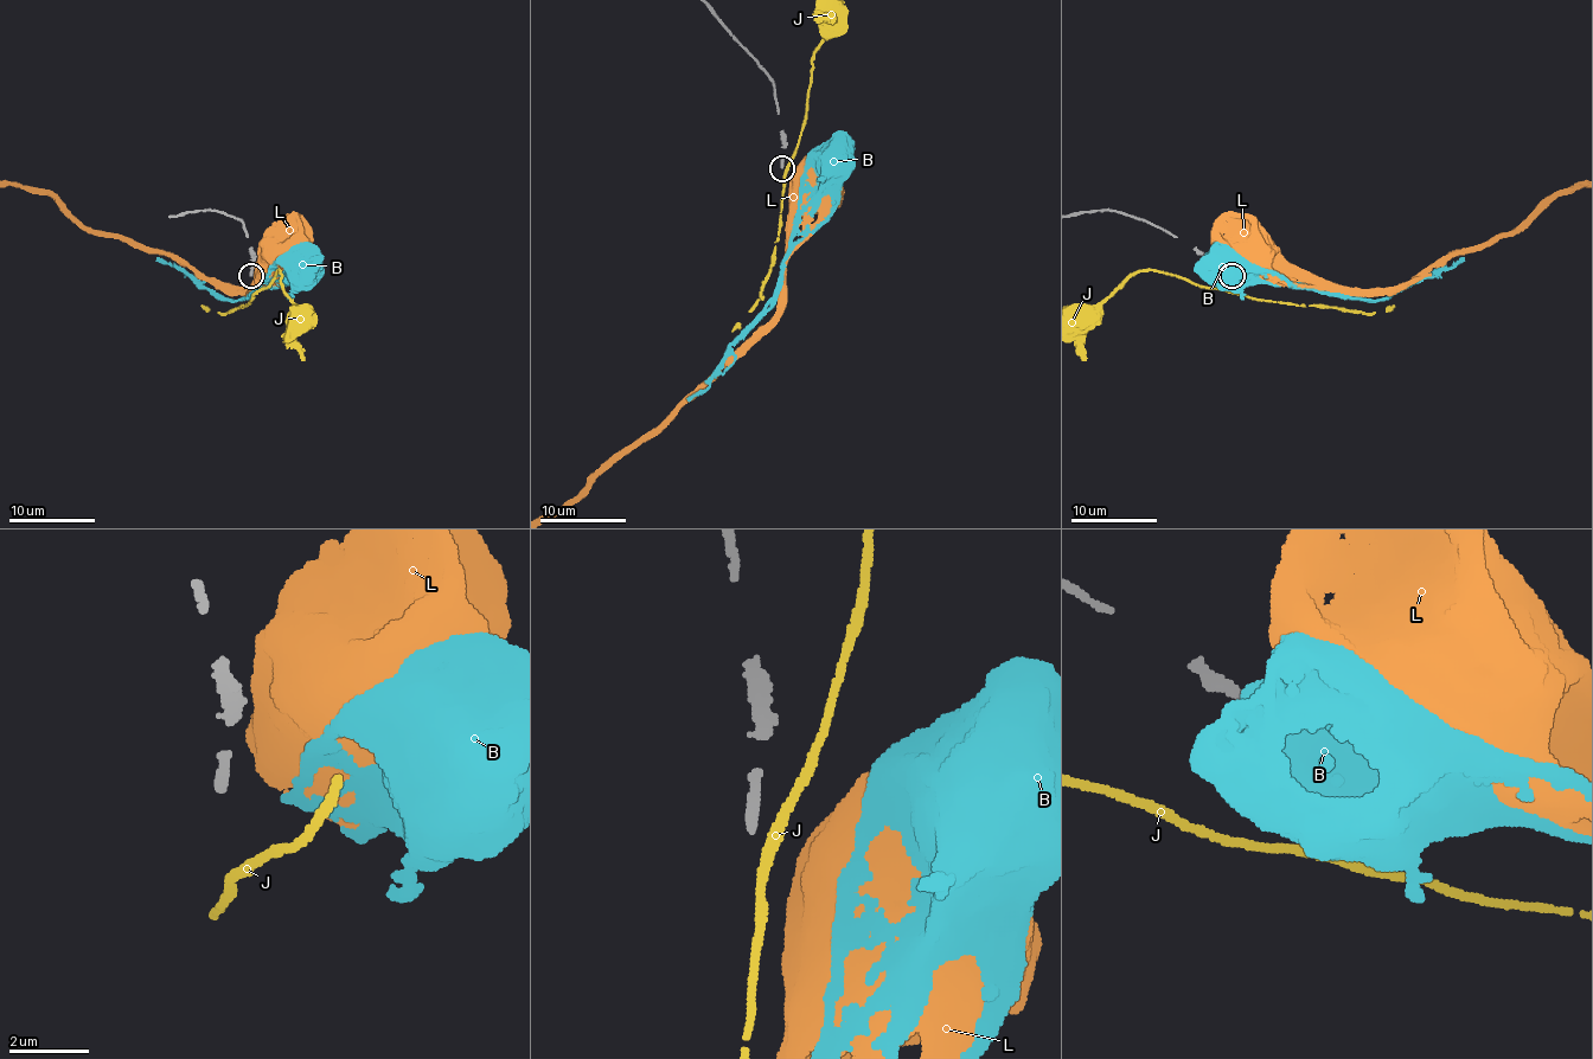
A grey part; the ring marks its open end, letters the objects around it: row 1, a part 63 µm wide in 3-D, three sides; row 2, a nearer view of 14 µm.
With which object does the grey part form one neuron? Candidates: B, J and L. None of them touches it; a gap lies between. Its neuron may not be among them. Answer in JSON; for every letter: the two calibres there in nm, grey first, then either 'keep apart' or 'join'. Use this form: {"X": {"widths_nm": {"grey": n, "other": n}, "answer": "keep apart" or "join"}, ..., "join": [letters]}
{"B": {"widths_nm": {"grey": 280, "other": 280}, "answer": "keep apart"}, "J": {"widths_nm": {"grey": 280, "other": 240}, "answer": "keep apart"}, "L": {"widths_nm": {"grey": 280, "other": 850}, "answer": "keep apart"}, "join": []}

